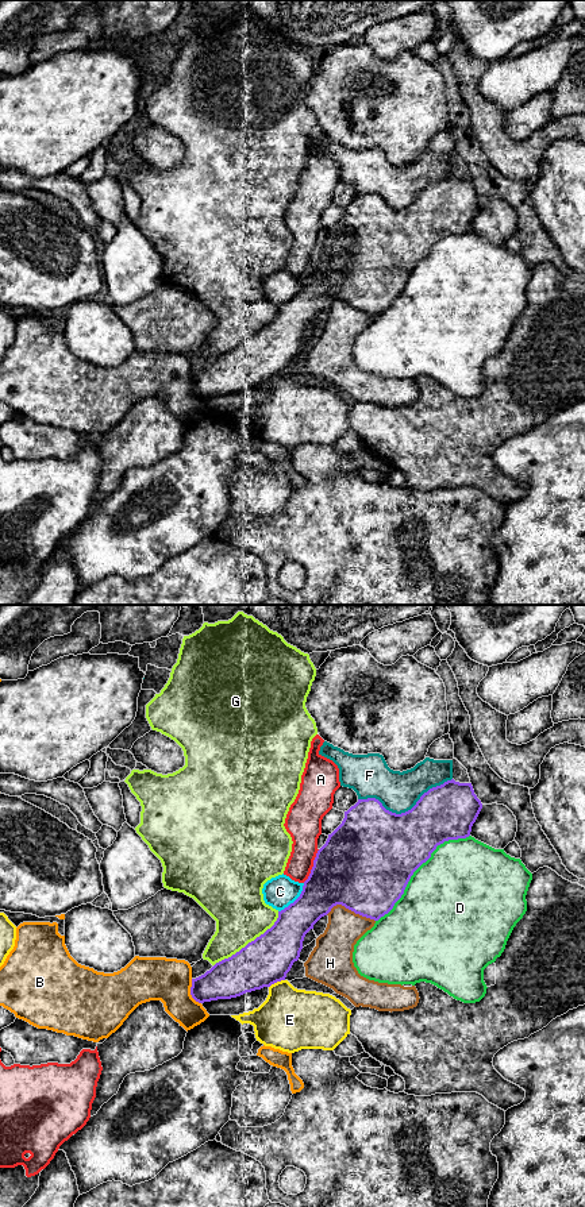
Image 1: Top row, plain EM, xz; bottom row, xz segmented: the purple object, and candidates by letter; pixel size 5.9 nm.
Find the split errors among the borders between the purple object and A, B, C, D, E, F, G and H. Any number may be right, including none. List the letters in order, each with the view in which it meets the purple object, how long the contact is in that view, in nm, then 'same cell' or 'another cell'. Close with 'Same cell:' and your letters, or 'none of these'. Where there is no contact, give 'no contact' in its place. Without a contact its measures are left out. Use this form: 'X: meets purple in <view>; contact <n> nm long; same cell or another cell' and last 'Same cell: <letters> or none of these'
A: meets purple in xz; contact 220 nm long; another cell
B: meets purple in xz; contact 160 nm long; another cell
C: meets purple in xz; contact 240 nm long; another cell
D: meets purple in xz; contact 750 nm long; another cell
E: meets purple in xz; contact 110 nm long; another cell
F: meets purple in xz; contact 550 nm long; another cell
G: meets purple in xz; contact 500 nm long; another cell
H: meets purple in xz; contact 300 nm long; another cell
Same cell: none of these

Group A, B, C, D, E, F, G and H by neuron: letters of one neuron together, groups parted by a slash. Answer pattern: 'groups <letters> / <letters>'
groups A / B / C / D / E / F / G / H

